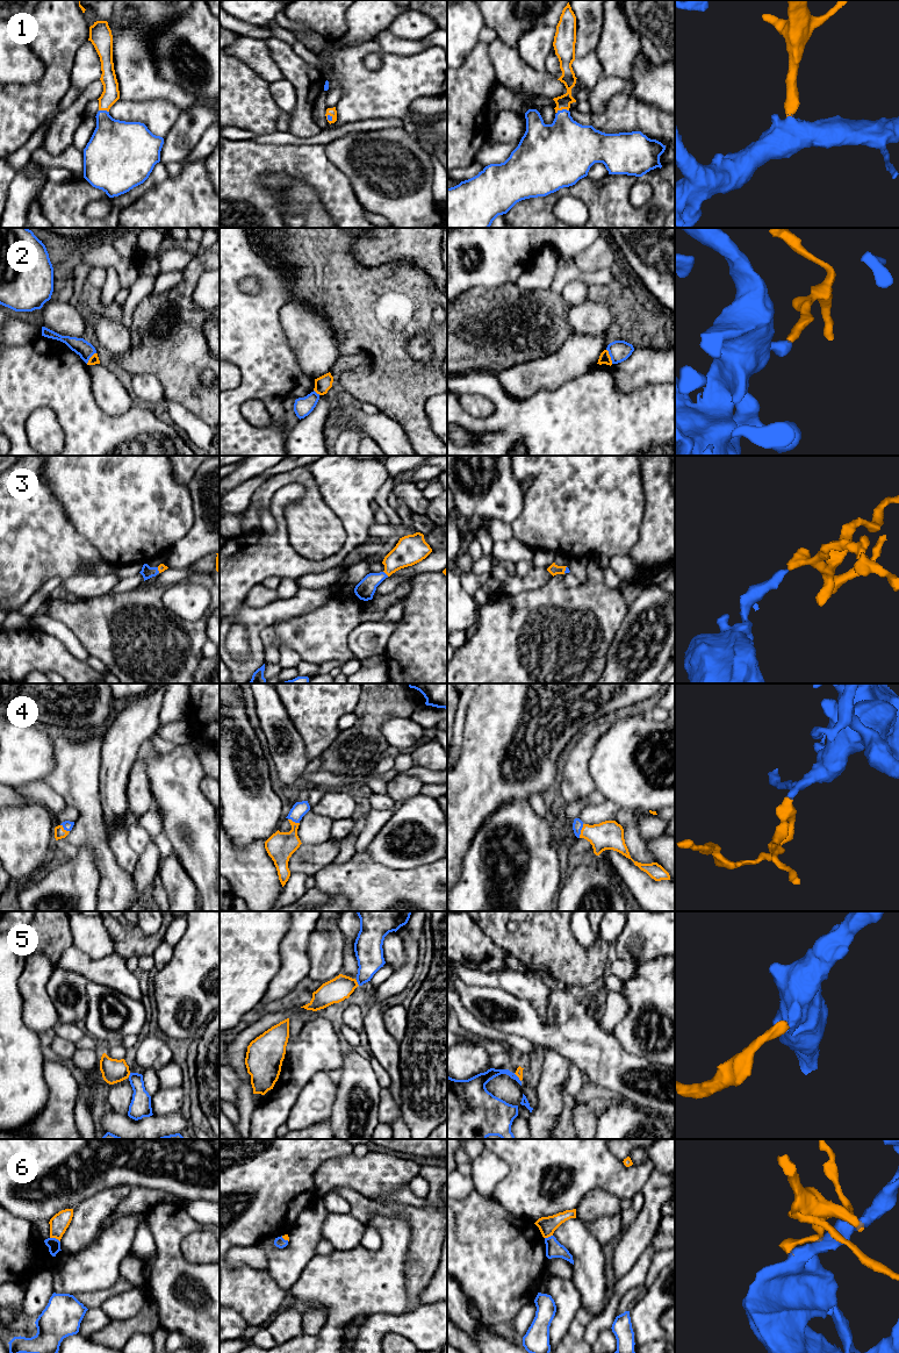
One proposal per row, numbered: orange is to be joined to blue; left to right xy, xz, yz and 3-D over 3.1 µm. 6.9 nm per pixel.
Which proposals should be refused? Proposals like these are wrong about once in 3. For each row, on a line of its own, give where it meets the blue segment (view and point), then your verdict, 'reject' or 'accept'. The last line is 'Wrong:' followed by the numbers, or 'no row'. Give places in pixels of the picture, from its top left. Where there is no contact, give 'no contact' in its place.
1: contact yz (562, 109); accept
2: contact yz (610, 356); reject
3: contact xz (385, 573); accept
4: contact yz (580, 831); accept
5: contact xz (357, 981); reject
6: contact xy (55, 1238); accept
Wrong: 2, 5

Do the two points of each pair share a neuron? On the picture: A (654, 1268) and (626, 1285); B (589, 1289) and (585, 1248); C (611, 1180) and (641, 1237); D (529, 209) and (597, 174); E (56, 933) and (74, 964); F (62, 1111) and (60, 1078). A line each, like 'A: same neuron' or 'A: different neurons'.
A: different neurons
B: same neuron
C: different neurons
D: different neurons
E: different neurons
F: same neuron

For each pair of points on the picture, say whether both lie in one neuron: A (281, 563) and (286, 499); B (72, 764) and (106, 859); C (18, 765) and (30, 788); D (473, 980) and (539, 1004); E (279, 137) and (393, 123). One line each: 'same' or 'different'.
A: same
B: same
C: different
D: same
E: same

